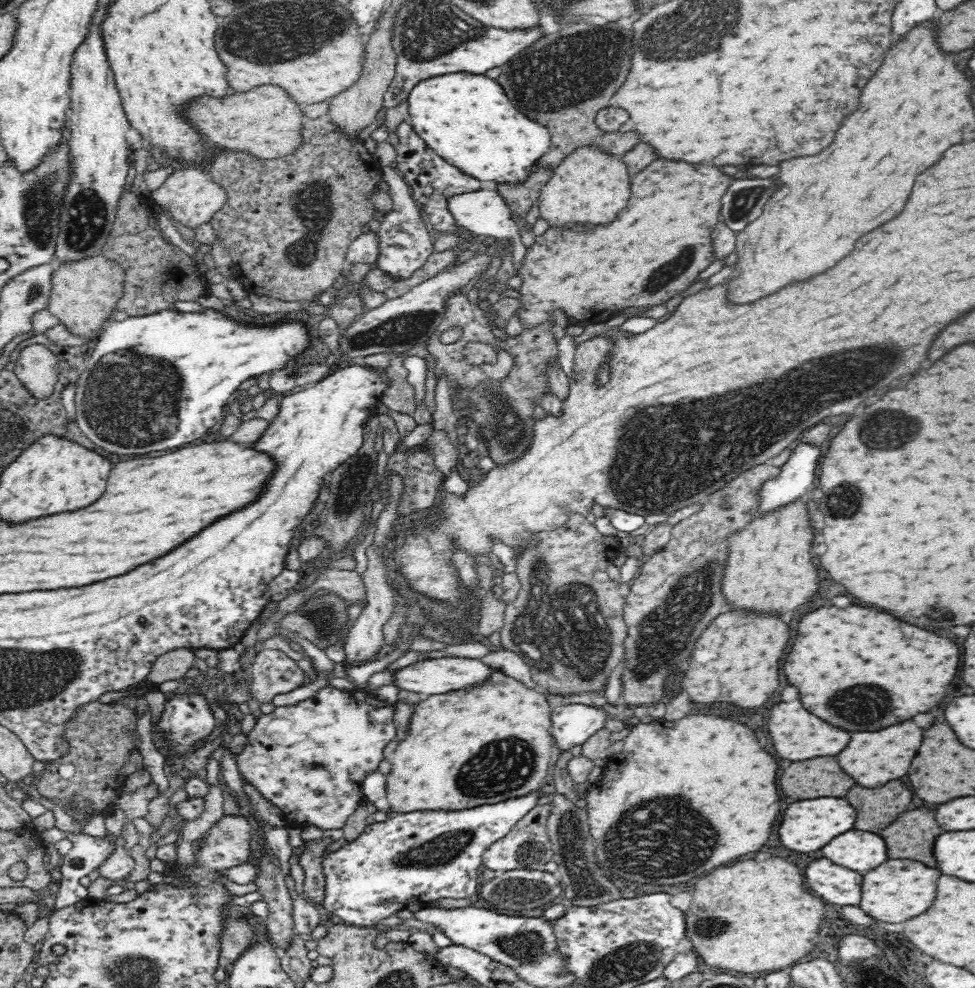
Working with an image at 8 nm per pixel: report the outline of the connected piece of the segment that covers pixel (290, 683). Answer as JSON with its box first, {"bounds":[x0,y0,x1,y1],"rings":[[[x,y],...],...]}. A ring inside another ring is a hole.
{"bounds":[249,649,305,704],"rings":[[[260,649],[249,672],[249,692],[259,704],[270,704],[276,694],[302,686],[305,675],[282,650],[272,649]]]}

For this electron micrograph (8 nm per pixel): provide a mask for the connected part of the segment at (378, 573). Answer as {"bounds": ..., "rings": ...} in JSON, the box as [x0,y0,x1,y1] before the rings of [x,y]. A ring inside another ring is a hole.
{"bounds":[345,476,404,665],"rings":[[[390,476],[388,483],[390,483],[390,498],[388,498],[387,505],[384,506],[384,510],[382,510],[382,514],[378,520],[378,530],[375,533],[374,544],[368,547],[366,552],[368,566],[362,581],[367,594],[367,603],[349,630],[349,635],[345,640],[345,654],[347,656],[346,658],[348,658],[348,664],[350,665],[366,663],[366,660],[372,658],[374,652],[378,651],[379,648],[385,644],[382,626],[391,618],[395,606],[394,593],[392,593],[392,589],[390,589],[386,581],[386,568],[380,558],[382,558],[382,554],[384,554],[384,542],[388,540],[388,536],[390,536],[390,532],[392,532],[390,524],[396,519],[395,506],[401,499],[399,498],[399,494],[401,493],[401,488],[404,487],[404,482],[401,481],[399,476]]]}

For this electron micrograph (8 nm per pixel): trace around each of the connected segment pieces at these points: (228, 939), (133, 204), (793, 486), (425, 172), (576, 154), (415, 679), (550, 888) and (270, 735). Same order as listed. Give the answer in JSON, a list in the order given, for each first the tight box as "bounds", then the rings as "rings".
[{"bounds":[219,918,257,970],"rings":[[[232,918],[226,920],[225,932],[221,941],[219,968],[226,970],[256,944],[257,934],[248,922]]]},{"bounds":[101,192,208,317],"rings":[[[132,192],[122,193],[112,228],[101,250],[102,254],[120,263],[125,270],[123,293],[118,299],[117,308],[124,309],[130,317],[174,309],[173,302],[176,300],[196,301],[199,296],[208,294],[208,282],[191,257],[171,245],[160,229],[146,219],[146,209],[150,208],[150,204],[153,204],[150,197],[136,197]]]},{"bounds":[756,442,822,516],"rings":[[[798,442],[792,447],[787,462],[779,469],[779,475],[768,480],[760,492],[760,506],[756,516],[768,514],[769,510],[784,506],[810,492],[816,480],[822,448],[810,442]]]},{"bounds":[395,120,480,242],"rings":[[[407,120],[400,123],[397,128],[397,135],[399,136],[399,143],[395,146],[397,169],[404,175],[404,180],[411,189],[413,199],[424,212],[431,232],[433,234],[456,234],[462,239],[468,239],[468,242],[470,242],[471,237],[468,230],[456,223],[456,217],[448,209],[448,198],[480,190],[480,181],[460,172],[455,166],[444,162],[419,137],[419,134]]]},{"bounds":[539,145,632,227],"rings":[[[584,145],[577,147],[562,161],[562,164],[554,170],[551,180],[542,186],[539,196],[540,217],[545,218],[550,226],[561,227],[564,224],[578,222],[592,222],[592,224],[606,224],[622,210],[632,194],[632,178],[628,172],[628,163],[622,162],[619,155],[614,155],[606,149],[600,149],[596,145]]]},{"bounds":[391,658,492,697],"rings":[[[434,658],[414,662],[402,669],[393,672],[391,684],[408,692],[417,693],[421,697],[429,697],[435,694],[446,694],[450,691],[460,690],[464,686],[476,684],[486,678],[486,674],[492,671],[490,666],[478,659],[470,658]]]},{"bounds":[480,870,563,916],"rings":[[[510,870],[499,872],[495,878],[480,886],[480,899],[488,904],[488,911],[504,916],[518,916],[524,910],[542,908],[562,897],[563,886],[556,874],[544,870]]]},{"bounds":[235,685,397,831],"rings":[[[331,685],[321,687],[313,696],[306,698],[306,700],[297,702],[293,706],[276,707],[271,714],[263,714],[256,720],[255,727],[246,736],[247,739],[242,752],[235,758],[239,773],[243,776],[245,782],[257,789],[262,798],[265,798],[282,811],[285,826],[290,828],[317,826],[322,830],[329,831],[332,829],[342,829],[348,818],[358,810],[360,802],[365,799],[362,788],[364,780],[368,778],[368,774],[378,770],[378,766],[384,762],[384,748],[396,738],[397,732],[396,725],[394,724],[394,714],[396,714],[394,704],[376,700],[373,696],[365,694],[360,690],[343,691]]]}]

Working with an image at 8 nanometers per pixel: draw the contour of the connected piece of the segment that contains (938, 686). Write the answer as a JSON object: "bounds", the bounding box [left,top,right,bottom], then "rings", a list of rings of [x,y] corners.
{"bounds":[784,606,958,732],"rings":[[[830,606],[818,608],[802,618],[796,640],[792,642],[790,654],[786,656],[784,672],[790,684],[800,690],[800,698],[806,710],[818,714],[834,726],[842,726],[844,730],[862,732],[880,730],[890,724],[904,722],[918,712],[928,712],[946,696],[946,690],[956,676],[958,664],[958,646],[948,638],[910,626],[878,608]]]}

